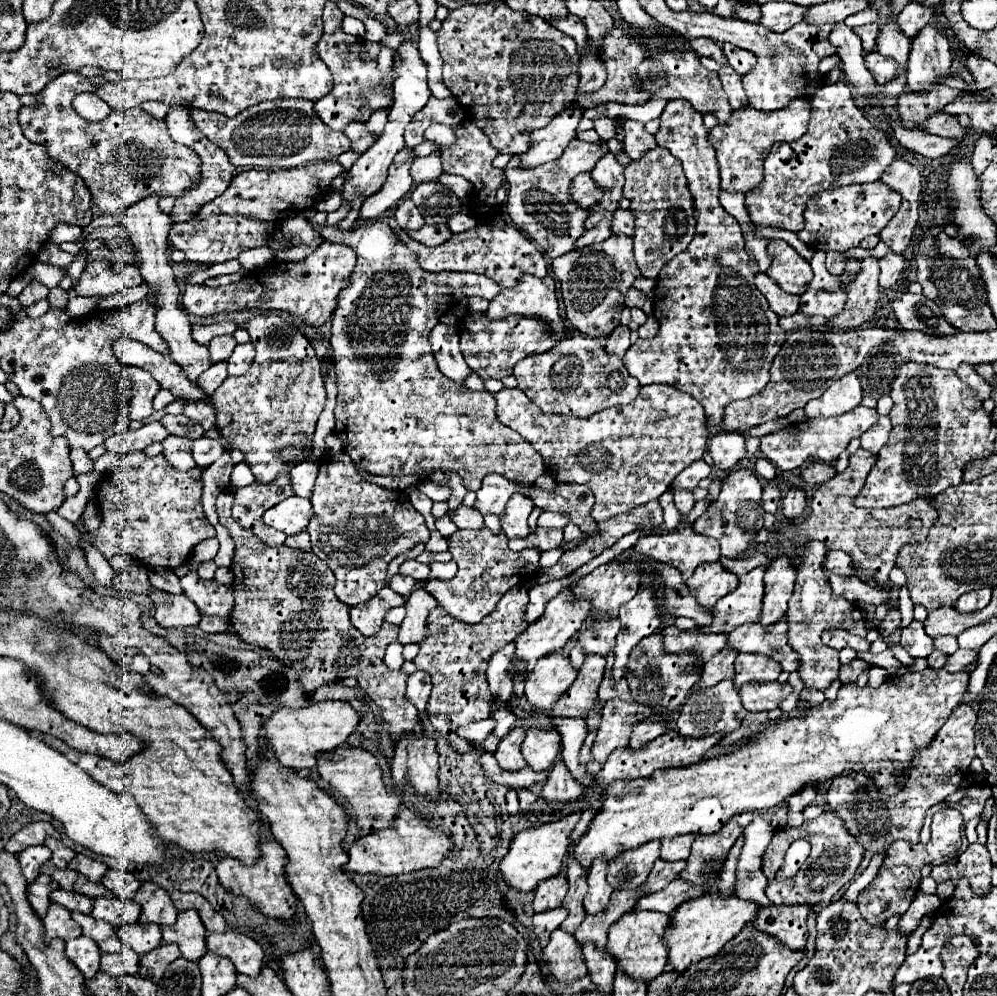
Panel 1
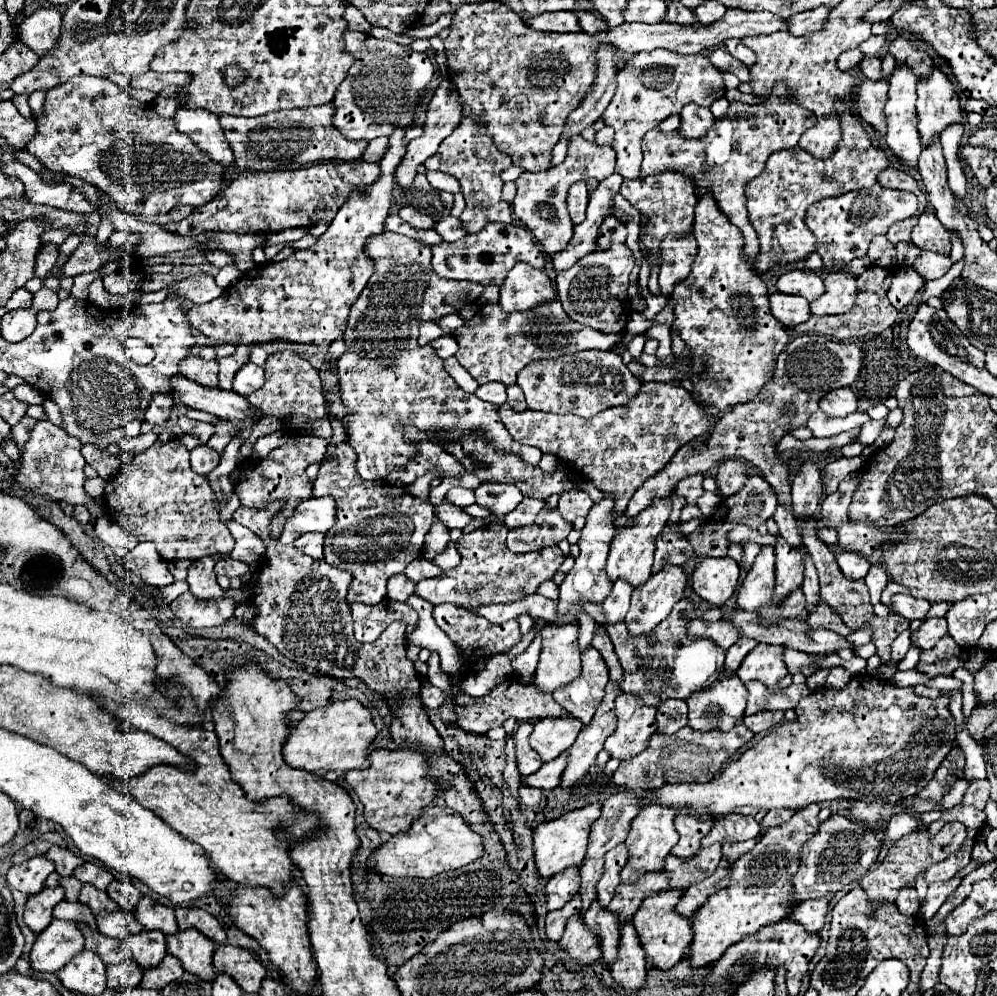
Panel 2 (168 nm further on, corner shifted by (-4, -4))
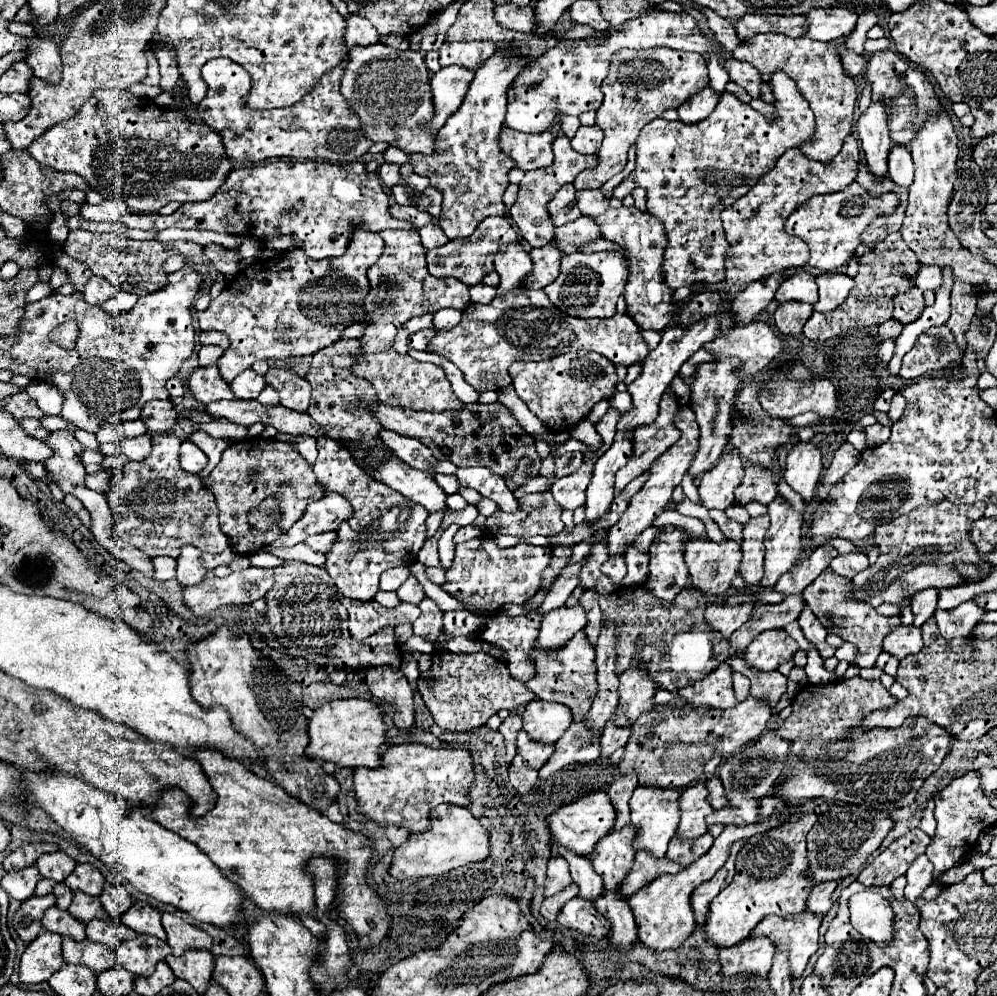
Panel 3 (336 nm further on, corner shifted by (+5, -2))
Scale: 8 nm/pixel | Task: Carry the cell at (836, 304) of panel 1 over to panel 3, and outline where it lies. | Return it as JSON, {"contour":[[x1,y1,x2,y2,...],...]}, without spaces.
{"contour":[[820,273,816,275,816,285,820,291,818,303,814,303,814,311,828,313,834,311,854,287,854,279,844,273]]}

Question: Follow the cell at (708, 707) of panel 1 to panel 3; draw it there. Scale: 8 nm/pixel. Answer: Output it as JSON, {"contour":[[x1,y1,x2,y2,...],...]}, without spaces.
{"contour":[[722,663,718,671,712,671,710,675,706,675,702,683,694,683,678,691,678,695,692,707,708,707,708,709,720,709,720,711,730,709,738,703,732,687,732,669,728,663]]}

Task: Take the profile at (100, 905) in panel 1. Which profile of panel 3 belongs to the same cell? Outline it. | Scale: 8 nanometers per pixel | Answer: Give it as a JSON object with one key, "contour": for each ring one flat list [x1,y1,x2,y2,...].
{"contour":[[92,919,86,925,86,937,90,941,98,941,98,943,104,943,110,949,114,949,114,947,118,947,118,943,122,939,132,939,132,937,136,937,136,933,130,927,126,927,122,921]]}

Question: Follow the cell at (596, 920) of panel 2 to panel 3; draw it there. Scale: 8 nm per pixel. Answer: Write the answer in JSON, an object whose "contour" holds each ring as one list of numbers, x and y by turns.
{"contour":[[558,851,558,855,562,855,568,861,568,865,570,865,570,875,572,875,574,883,580,889,578,897,594,903,598,897,604,895,602,879,596,875,596,871,594,871,594,867,592,867,588,857,570,855,570,851]]}

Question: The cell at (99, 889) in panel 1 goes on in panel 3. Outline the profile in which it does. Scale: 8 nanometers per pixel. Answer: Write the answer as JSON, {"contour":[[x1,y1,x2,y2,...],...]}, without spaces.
{"contour":[[82,891,74,893,74,901,68,907,68,913,74,915,76,919,80,919,82,923,88,923,90,919,110,919,110,915,106,915,106,909,102,907,98,897,90,897]]}

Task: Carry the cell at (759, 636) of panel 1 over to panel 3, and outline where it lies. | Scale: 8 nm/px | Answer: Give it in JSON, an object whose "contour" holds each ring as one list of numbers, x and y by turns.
{"contour":[[832,545,816,547,806,559,802,559,796,567,792,567,792,571,782,575,782,579,774,585,774,591,782,593,782,597,800,595,820,575,820,571,830,565,832,555,836,553,838,551]]}

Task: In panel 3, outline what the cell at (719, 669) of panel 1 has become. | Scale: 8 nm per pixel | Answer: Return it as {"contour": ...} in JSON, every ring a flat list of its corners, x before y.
{"contour":[[790,595,790,599,784,599,778,605,756,605,754,613,752,613,752,619,742,629,732,633,730,649,740,653,750,645,750,641,758,633,762,633,766,629,786,627,790,621,798,619,802,607,804,607,802,595]]}

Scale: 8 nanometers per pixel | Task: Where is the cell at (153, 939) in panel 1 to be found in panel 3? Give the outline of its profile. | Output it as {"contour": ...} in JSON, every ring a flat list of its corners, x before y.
{"contour":[[138,935,136,939,122,941,114,950,117,963,126,967,134,975,150,975,158,961,166,959,172,951,170,945,162,939,150,935]]}

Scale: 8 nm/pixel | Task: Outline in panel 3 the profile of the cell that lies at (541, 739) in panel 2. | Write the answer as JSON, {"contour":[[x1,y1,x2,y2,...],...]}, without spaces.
{"contour":[[536,699,534,703,526,705,522,721,524,721,522,729,530,735,532,741,556,743,570,727,572,711,560,703,548,703]]}

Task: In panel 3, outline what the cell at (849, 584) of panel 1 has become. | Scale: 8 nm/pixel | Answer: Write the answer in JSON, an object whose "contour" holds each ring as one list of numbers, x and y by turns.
{"contour":[[918,591,912,595,910,599,910,609,914,613,914,621,918,623,918,627,936,611,936,599,938,599,938,591]]}

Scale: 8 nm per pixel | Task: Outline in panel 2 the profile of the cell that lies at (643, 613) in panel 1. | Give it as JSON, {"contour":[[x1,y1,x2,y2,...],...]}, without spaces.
{"contour":[[665,561,663,569,655,575,651,575,647,579,647,583,643,583,639,589,633,591,631,595,631,609,625,617,627,629,631,635,641,635,641,633,651,633,651,629,655,625,659,625,673,609,673,605,677,601,681,601,685,597,685,587,687,587,687,573,683,571,681,565,671,565]]}

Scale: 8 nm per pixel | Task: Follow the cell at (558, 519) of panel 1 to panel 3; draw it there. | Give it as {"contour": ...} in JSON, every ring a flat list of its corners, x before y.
{"contour":[[584,461,582,467,568,475,568,477,560,477,552,483,552,495,556,499,556,503,562,507,562,509,568,509,568,511,574,511,576,507,582,507,584,505,584,491,590,483,590,471,592,471,592,461]]}

